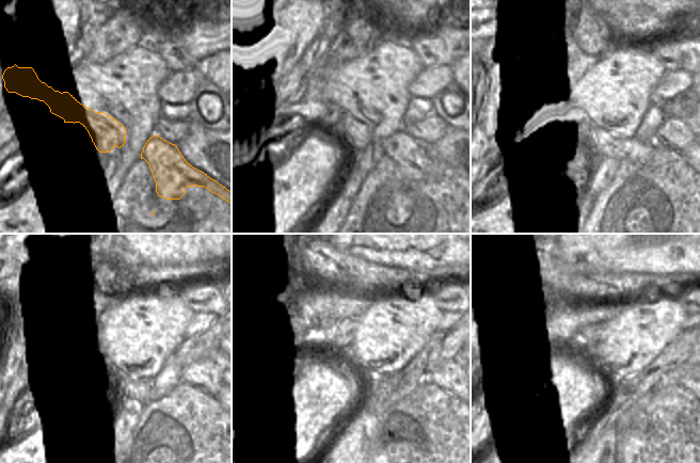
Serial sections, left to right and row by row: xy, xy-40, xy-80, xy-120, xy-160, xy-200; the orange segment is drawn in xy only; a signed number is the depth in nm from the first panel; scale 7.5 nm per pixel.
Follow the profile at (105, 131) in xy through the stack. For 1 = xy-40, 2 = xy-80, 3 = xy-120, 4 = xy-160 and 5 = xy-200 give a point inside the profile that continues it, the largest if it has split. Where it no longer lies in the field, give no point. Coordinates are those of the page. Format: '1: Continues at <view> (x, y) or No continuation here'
1: Continues at xy-40 (321, 113)
2: Continues at xy-80 (566, 111)
3: Continues at xy-120 (127, 384)
4: Continues at xy-160 (366, 380)
5: Continues at xy-200 (609, 378).

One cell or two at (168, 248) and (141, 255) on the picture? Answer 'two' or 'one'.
one

